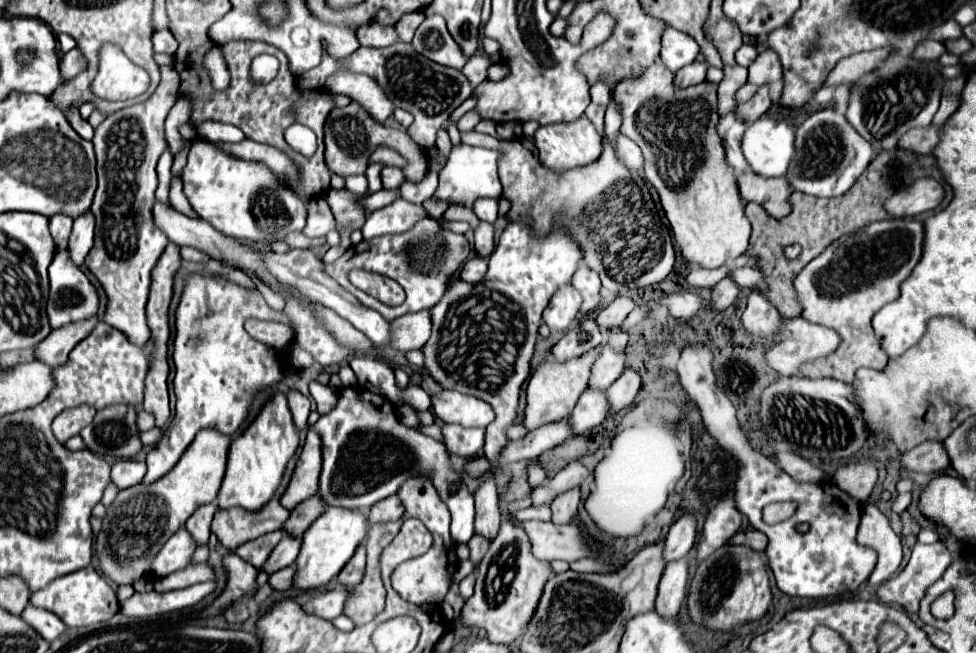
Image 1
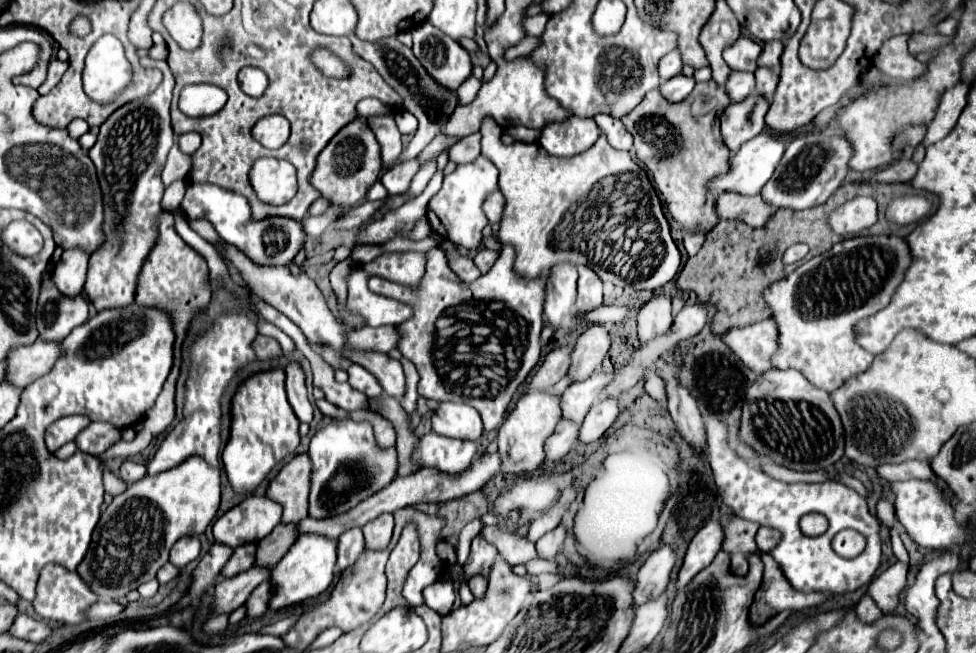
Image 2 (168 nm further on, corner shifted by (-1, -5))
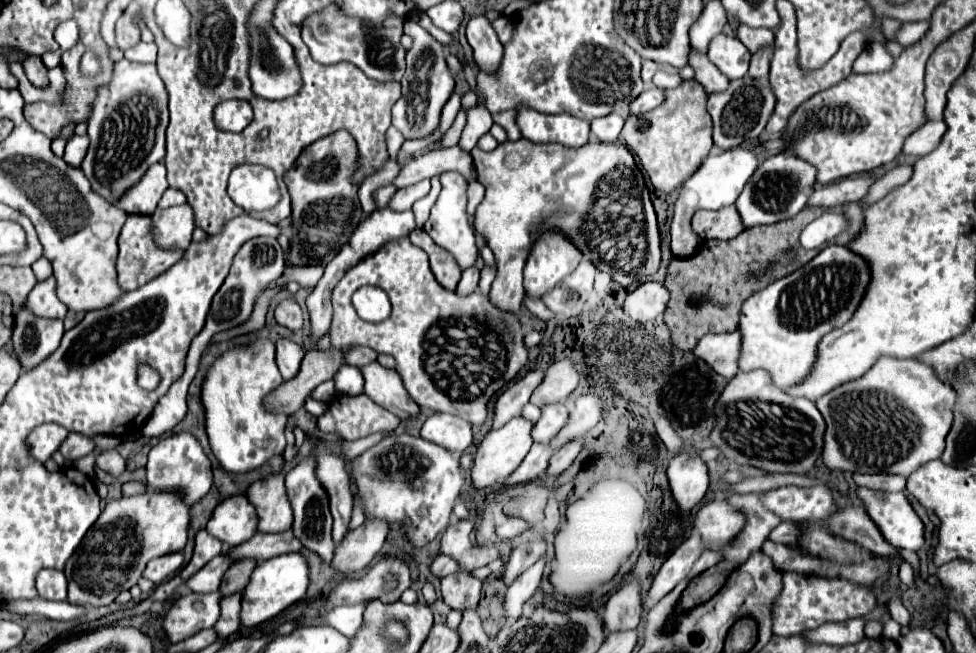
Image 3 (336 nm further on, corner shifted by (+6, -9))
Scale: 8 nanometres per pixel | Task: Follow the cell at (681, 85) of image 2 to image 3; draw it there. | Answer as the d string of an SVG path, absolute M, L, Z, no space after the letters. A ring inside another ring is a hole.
M649 88L643 94L639 94L637 100L633 100L629 104L629 112L631 114L643 114L643 112L649 112L649 110L657 108L661 102L663 102L663 90Z

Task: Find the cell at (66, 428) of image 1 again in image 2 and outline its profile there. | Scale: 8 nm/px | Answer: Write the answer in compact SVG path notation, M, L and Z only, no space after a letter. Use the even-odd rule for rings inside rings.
M64 416L46 430L46 446L56 452L62 444L74 440L90 424L88 416Z

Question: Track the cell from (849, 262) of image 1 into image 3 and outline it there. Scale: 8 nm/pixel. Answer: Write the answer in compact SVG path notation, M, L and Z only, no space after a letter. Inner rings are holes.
M827 246L811 262L797 272L769 284L743 302L739 318L741 350L739 370L767 370L779 388L793 386L805 378L813 358L817 358L817 342L831 330L843 326L869 284L867 262L851 254L845 246Z

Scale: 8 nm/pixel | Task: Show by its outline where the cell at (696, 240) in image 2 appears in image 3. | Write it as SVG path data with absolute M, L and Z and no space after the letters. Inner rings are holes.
M733 148L729 152L709 154L701 166L683 182L681 192L675 200L673 208L673 222L671 222L671 250L675 256L693 256L697 248L701 246L701 240L695 238L689 222L691 216L697 210L721 210L725 206L731 206L737 200L737 194L741 194L745 182L749 182L753 170L757 168L759 160L755 152L745 148Z

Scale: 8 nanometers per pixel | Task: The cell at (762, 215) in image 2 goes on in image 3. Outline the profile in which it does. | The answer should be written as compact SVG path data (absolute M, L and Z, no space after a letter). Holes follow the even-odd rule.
M725 206L723 210L717 212L699 210L697 214L693 214L691 228L703 240L711 240L711 238L731 240L745 230L741 226L741 220L737 218L735 206Z

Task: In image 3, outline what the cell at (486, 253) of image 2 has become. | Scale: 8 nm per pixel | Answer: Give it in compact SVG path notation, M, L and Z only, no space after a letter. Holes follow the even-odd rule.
M473 266L473 268L469 268L469 270L465 270L461 274L461 280L459 280L455 292L459 296L467 296L467 294L471 294L471 292L477 290L477 284L479 284L479 270Z

